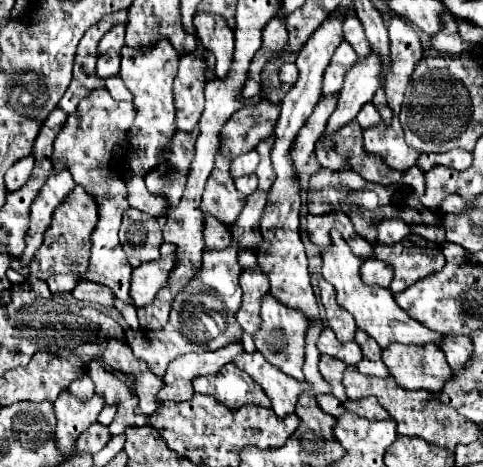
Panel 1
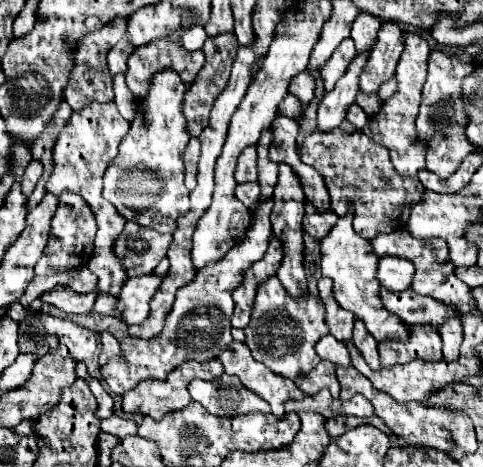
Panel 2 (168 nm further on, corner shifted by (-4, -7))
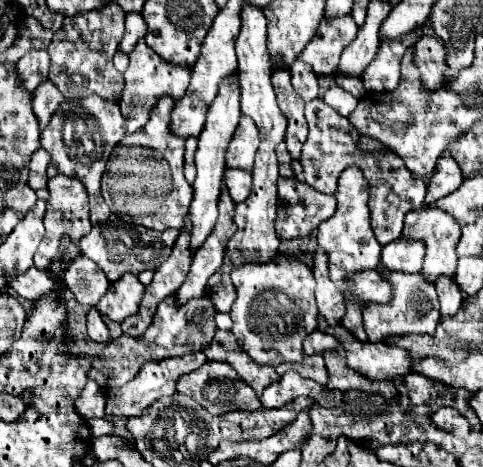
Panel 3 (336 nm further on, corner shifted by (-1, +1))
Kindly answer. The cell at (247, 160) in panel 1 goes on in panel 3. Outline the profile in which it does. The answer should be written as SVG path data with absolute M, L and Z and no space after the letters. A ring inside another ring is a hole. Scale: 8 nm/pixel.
M242 116L234 132L234 138L230 140L226 150L226 166L252 172L252 162L254 162L258 144L260 144L260 138L258 138L256 124L248 116Z

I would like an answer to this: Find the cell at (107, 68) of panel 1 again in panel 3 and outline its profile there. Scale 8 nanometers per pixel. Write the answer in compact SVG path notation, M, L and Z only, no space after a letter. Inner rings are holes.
M136 12L126 14L126 34L122 38L120 50L126 52L126 54L130 54L134 50L136 42L146 36L146 32L148 32L148 26L146 26L142 14L136 14Z

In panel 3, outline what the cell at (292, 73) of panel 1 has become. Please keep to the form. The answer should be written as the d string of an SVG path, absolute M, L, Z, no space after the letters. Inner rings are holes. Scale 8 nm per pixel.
M296 60L290 68L292 68L294 90L302 96L302 100L310 102L310 100L318 98L318 76L310 68L310 64L304 64L304 62Z

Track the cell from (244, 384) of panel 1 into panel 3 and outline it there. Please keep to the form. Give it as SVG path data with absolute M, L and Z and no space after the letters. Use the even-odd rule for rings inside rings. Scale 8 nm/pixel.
M206 362L196 372L180 376L176 390L178 390L178 394L186 394L186 396L194 398L200 406L204 406L214 416L222 416L222 414L234 412L234 410L256 410L262 406L258 396L254 394L254 390L248 384L244 384L240 380L240 376L228 364L222 364L222 362Z

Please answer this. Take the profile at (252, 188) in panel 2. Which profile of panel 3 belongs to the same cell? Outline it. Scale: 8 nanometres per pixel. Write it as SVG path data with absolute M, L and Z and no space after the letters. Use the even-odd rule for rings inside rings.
M228 168L224 172L224 184L226 190L232 198L234 204L246 200L246 196L250 194L250 184L252 184L252 174L250 172L242 172L242 170L232 170Z

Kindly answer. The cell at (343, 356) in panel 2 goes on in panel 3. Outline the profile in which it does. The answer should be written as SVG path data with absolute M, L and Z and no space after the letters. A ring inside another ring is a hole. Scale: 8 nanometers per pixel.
M316 330L306 336L302 350L310 356L310 354L318 354L318 352L324 352L326 348L336 348L336 346L338 346L338 340L334 340L332 334Z

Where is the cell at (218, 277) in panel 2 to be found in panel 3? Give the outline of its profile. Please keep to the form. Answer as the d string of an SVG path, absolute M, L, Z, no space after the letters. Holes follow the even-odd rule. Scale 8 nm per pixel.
M204 296L202 300L192 300L186 304L186 308L174 308L174 298L166 298L158 304L158 310L154 314L152 324L140 337L132 337L122 334L120 338L114 338L106 344L100 356L92 360L92 366L88 370L88 378L96 380L102 388L114 388L130 382L140 366L148 360L164 360L164 358L176 358L184 354L198 352L202 346L210 344L216 324L214 324L214 306L210 304L210 298Z

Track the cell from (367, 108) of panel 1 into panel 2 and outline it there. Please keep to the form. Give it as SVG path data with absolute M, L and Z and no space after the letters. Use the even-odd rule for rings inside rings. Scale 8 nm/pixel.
M353 104L353 108L349 108L349 118L347 120L359 130L363 130L369 124L369 116L357 104Z

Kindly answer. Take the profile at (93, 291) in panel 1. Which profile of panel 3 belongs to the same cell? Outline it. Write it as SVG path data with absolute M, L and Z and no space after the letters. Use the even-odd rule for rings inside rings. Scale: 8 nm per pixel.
M34 266L24 274L6 276L6 282L20 298L28 298L28 300L36 300L40 294L50 292L54 290L54 286L58 286L54 280L50 280L46 270L38 270Z

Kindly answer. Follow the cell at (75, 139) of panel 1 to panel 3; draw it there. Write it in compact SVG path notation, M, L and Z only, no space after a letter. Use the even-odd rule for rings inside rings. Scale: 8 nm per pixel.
M100 96L66 100L54 112L52 120L40 134L42 148L52 156L48 176L56 176L56 174L72 176L72 178L78 178L86 186L94 224L98 224L110 216L110 210L106 208L106 202L100 194L100 178L102 178L104 166L110 158L110 152L124 138L124 134L126 134L124 118L120 114L118 104L102 100Z

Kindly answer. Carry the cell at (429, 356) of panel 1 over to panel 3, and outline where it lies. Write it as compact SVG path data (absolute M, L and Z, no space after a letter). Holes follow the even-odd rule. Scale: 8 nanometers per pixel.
M382 262L376 266L376 270L384 280L392 284L392 302L386 302L386 304L368 302L364 306L364 330L368 334L368 340L380 342L386 336L400 336L406 332L422 332L422 334L434 332L440 320L440 302L438 302L434 284L430 284L422 274L390 272L384 268Z

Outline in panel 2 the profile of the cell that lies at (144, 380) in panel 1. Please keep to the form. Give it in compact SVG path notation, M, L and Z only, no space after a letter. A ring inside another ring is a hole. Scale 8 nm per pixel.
M101 332L101 354L99 354L99 364L105 366L111 356L119 356L121 348L117 338L111 332Z

